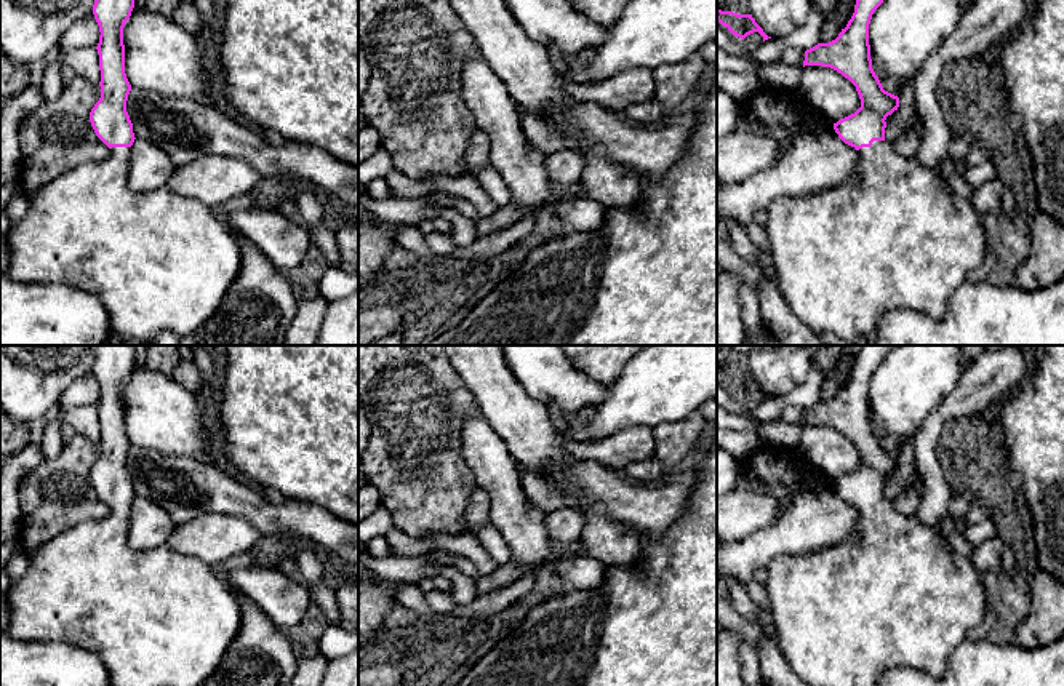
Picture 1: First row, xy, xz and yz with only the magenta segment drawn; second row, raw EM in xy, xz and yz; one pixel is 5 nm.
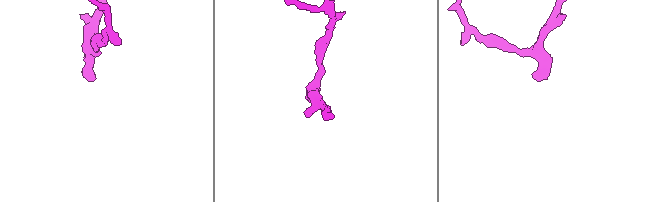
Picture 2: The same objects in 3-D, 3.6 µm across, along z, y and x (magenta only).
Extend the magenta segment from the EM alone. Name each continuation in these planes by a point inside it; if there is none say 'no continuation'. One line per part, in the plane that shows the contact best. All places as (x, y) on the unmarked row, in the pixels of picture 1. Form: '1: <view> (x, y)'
1: yz (900, 595)

